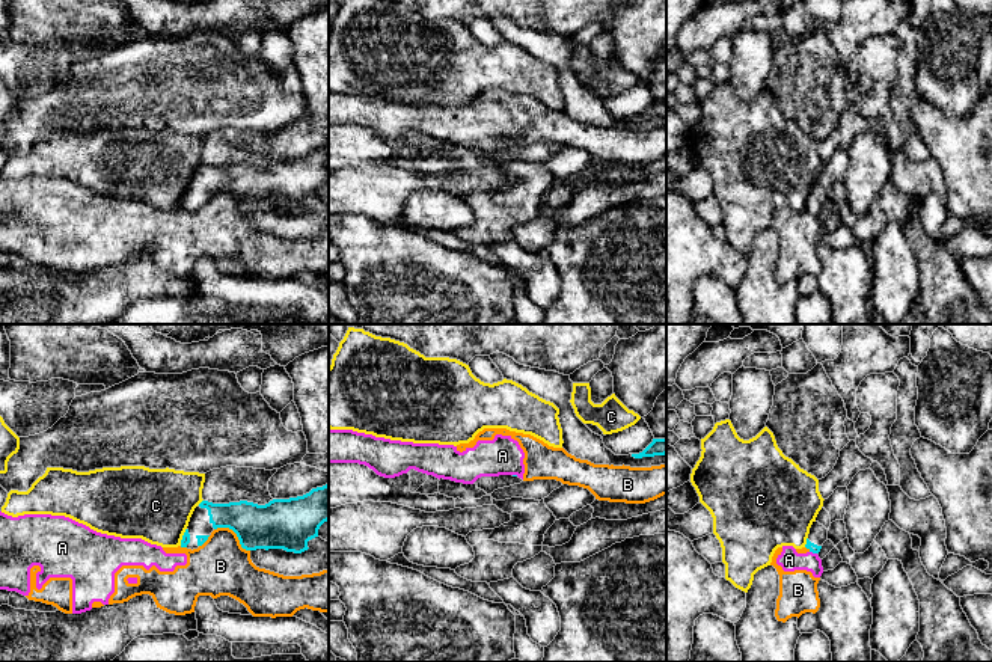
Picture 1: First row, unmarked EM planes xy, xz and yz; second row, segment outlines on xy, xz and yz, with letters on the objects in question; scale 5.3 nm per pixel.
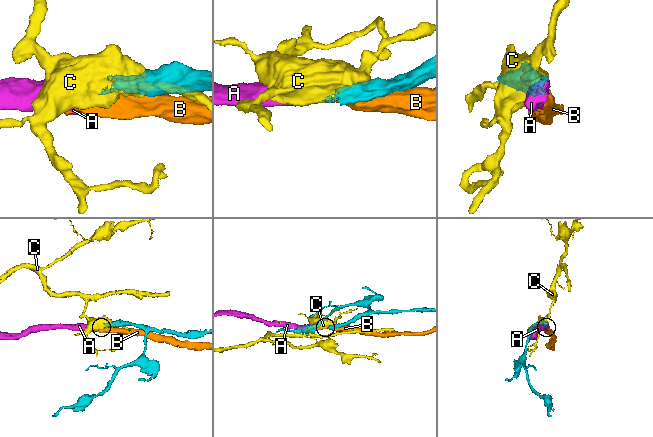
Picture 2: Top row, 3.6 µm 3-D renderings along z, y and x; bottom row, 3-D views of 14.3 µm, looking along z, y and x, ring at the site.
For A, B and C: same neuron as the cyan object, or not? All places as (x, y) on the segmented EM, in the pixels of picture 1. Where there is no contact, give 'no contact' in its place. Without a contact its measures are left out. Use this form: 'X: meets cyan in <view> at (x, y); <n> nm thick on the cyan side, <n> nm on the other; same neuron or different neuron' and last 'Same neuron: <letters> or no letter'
A: meets cyan in yz at (813, 552); 50 nm thick on the cyan side, 110 nm on the other; different neuron
B: meets cyan in xy at (235, 533); 260 nm thick on the cyan side, 300 nm on the other; different neuron
C: meets cyan in xy at (201, 502); 180 nm thick on the cyan side, 380 nm on the other; different neuron
Same neuron: no letter

